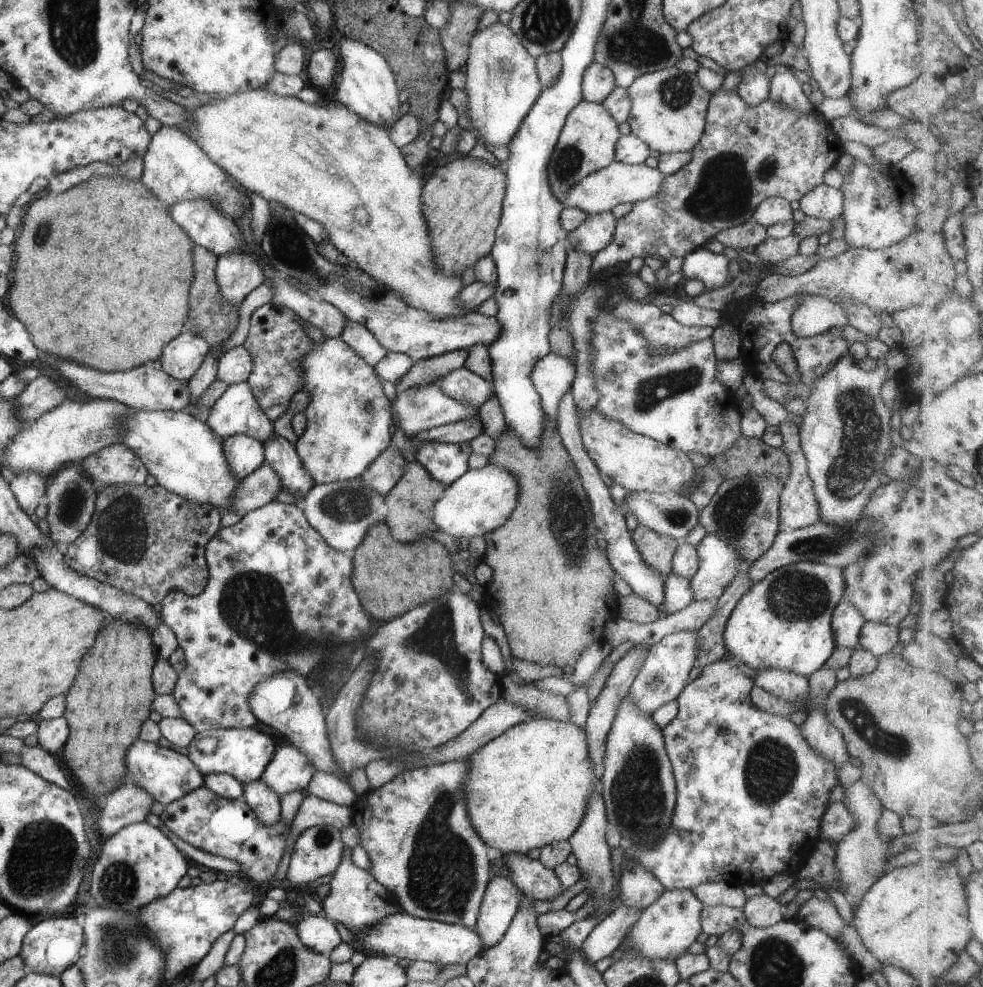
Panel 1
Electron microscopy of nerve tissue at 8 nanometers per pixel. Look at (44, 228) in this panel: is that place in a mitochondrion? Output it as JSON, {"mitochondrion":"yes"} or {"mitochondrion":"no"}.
{"mitochondrion":"yes"}

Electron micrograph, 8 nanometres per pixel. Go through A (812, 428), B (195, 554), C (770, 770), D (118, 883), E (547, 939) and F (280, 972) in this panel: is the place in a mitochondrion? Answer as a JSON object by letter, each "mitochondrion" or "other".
{"A":"other","B":"other","C":"mitochondrion","D":"mitochondrion","E":"other","F":"mitochondrion"}

